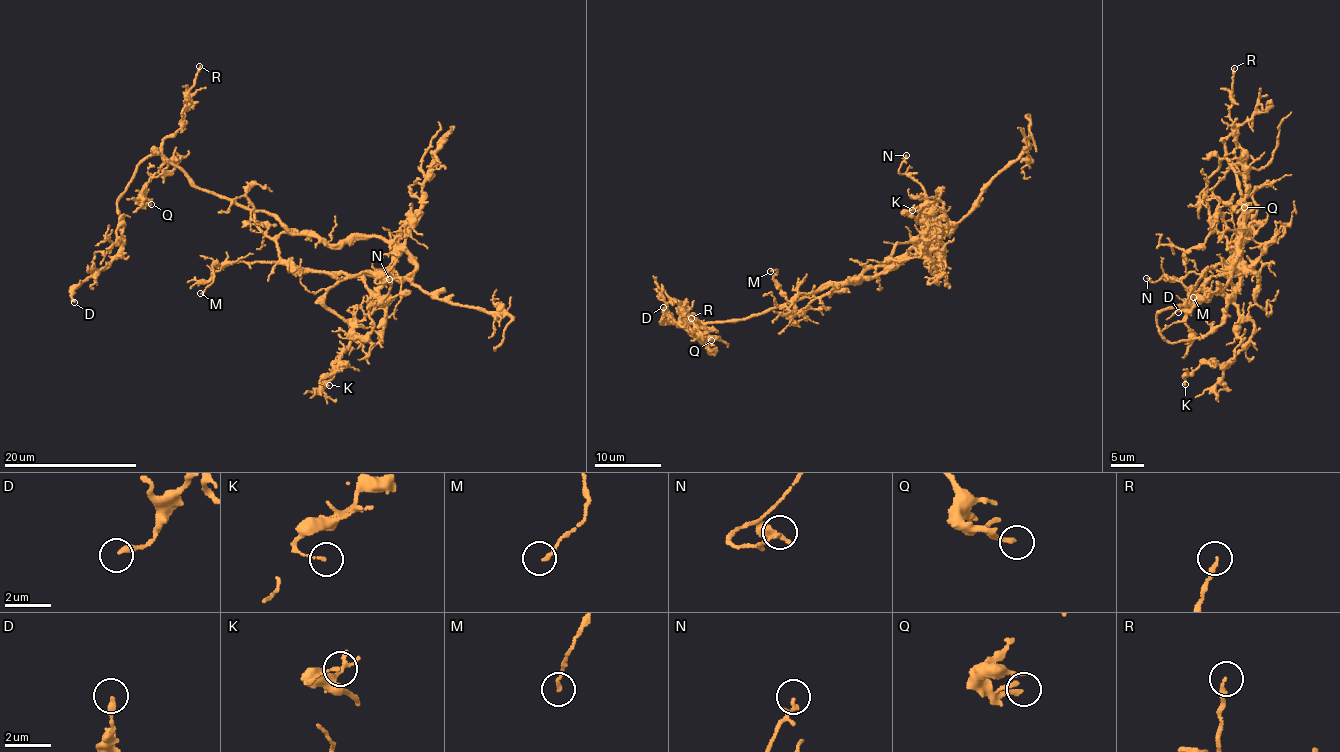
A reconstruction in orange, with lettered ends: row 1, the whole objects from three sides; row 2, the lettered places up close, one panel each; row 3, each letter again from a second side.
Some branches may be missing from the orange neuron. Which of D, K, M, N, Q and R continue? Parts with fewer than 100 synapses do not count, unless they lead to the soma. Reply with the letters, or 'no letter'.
no letter

